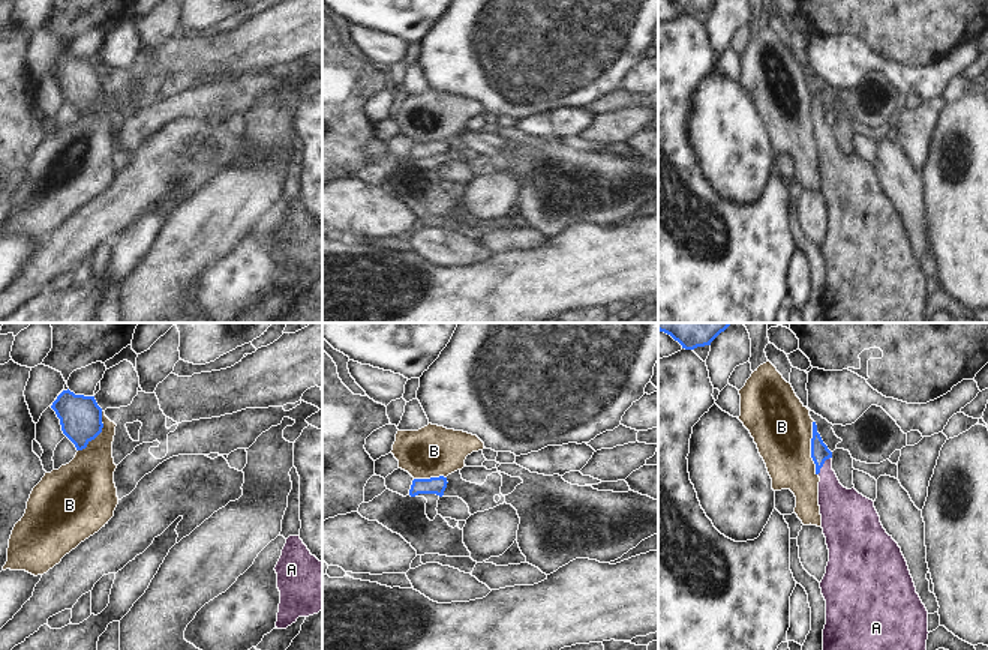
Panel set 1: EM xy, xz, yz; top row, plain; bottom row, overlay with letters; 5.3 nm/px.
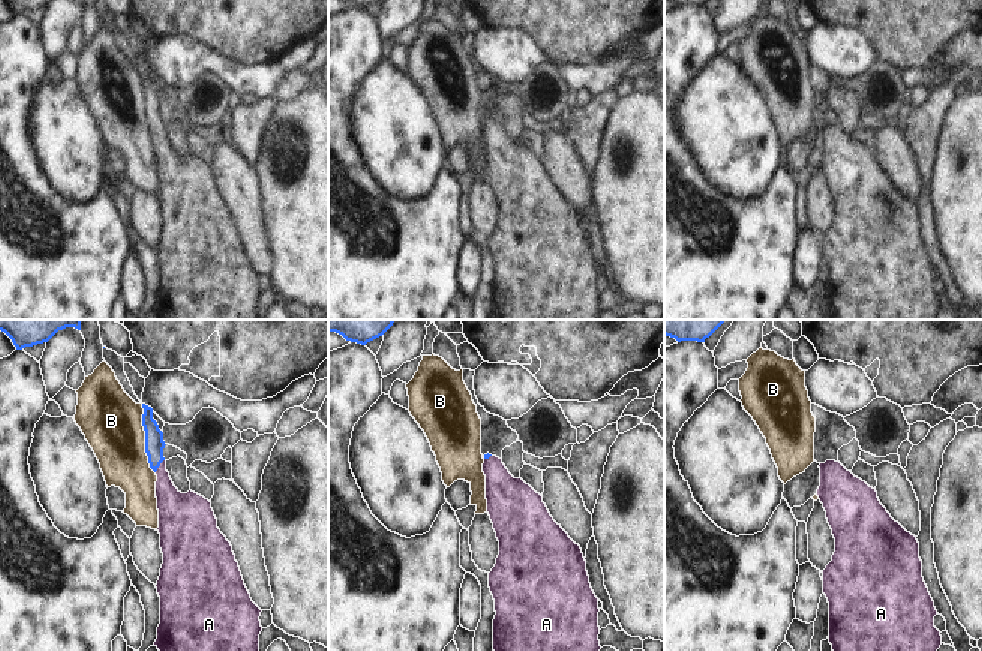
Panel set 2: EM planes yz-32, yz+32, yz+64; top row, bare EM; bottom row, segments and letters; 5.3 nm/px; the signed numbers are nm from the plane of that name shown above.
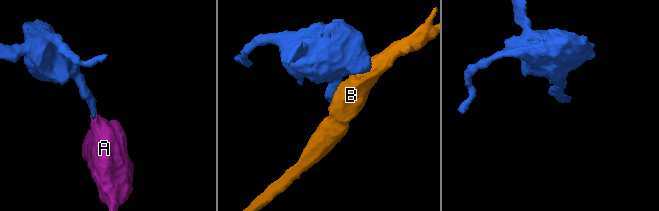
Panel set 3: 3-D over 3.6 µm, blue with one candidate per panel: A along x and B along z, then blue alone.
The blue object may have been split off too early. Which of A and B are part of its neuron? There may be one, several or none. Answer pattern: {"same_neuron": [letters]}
{"same_neuron": ["A"]}

